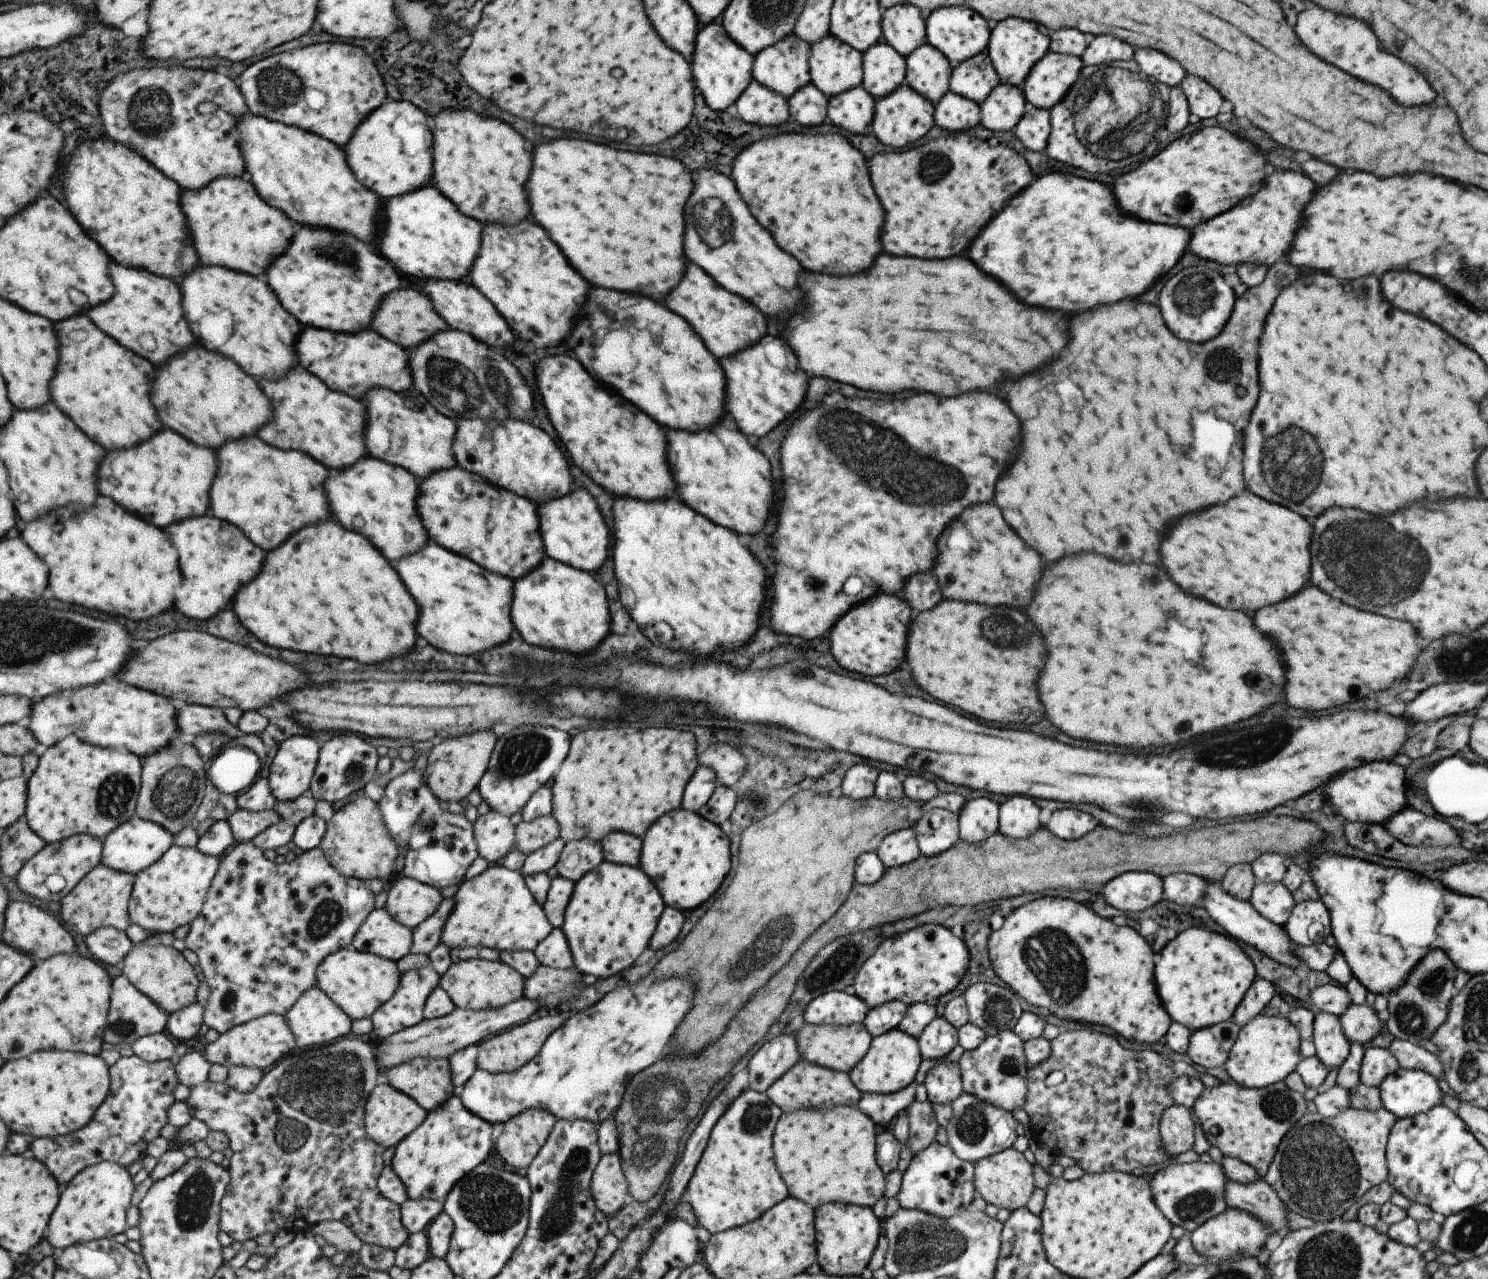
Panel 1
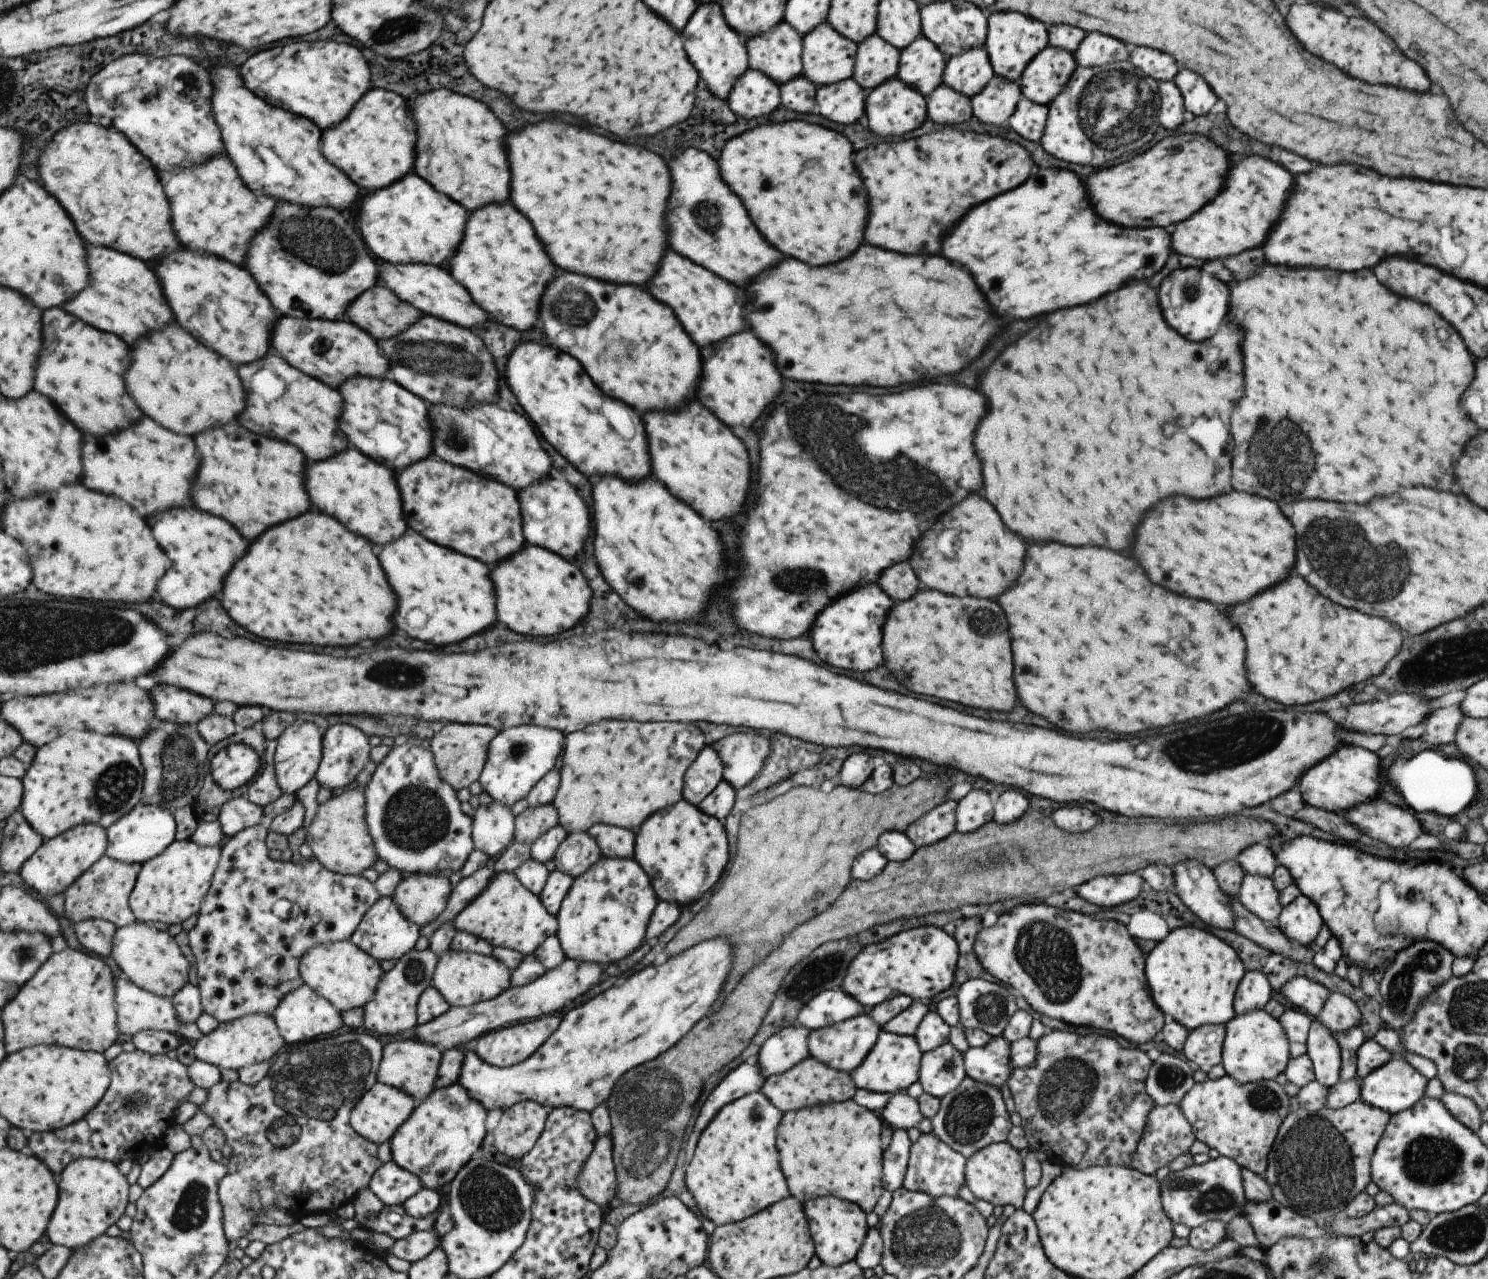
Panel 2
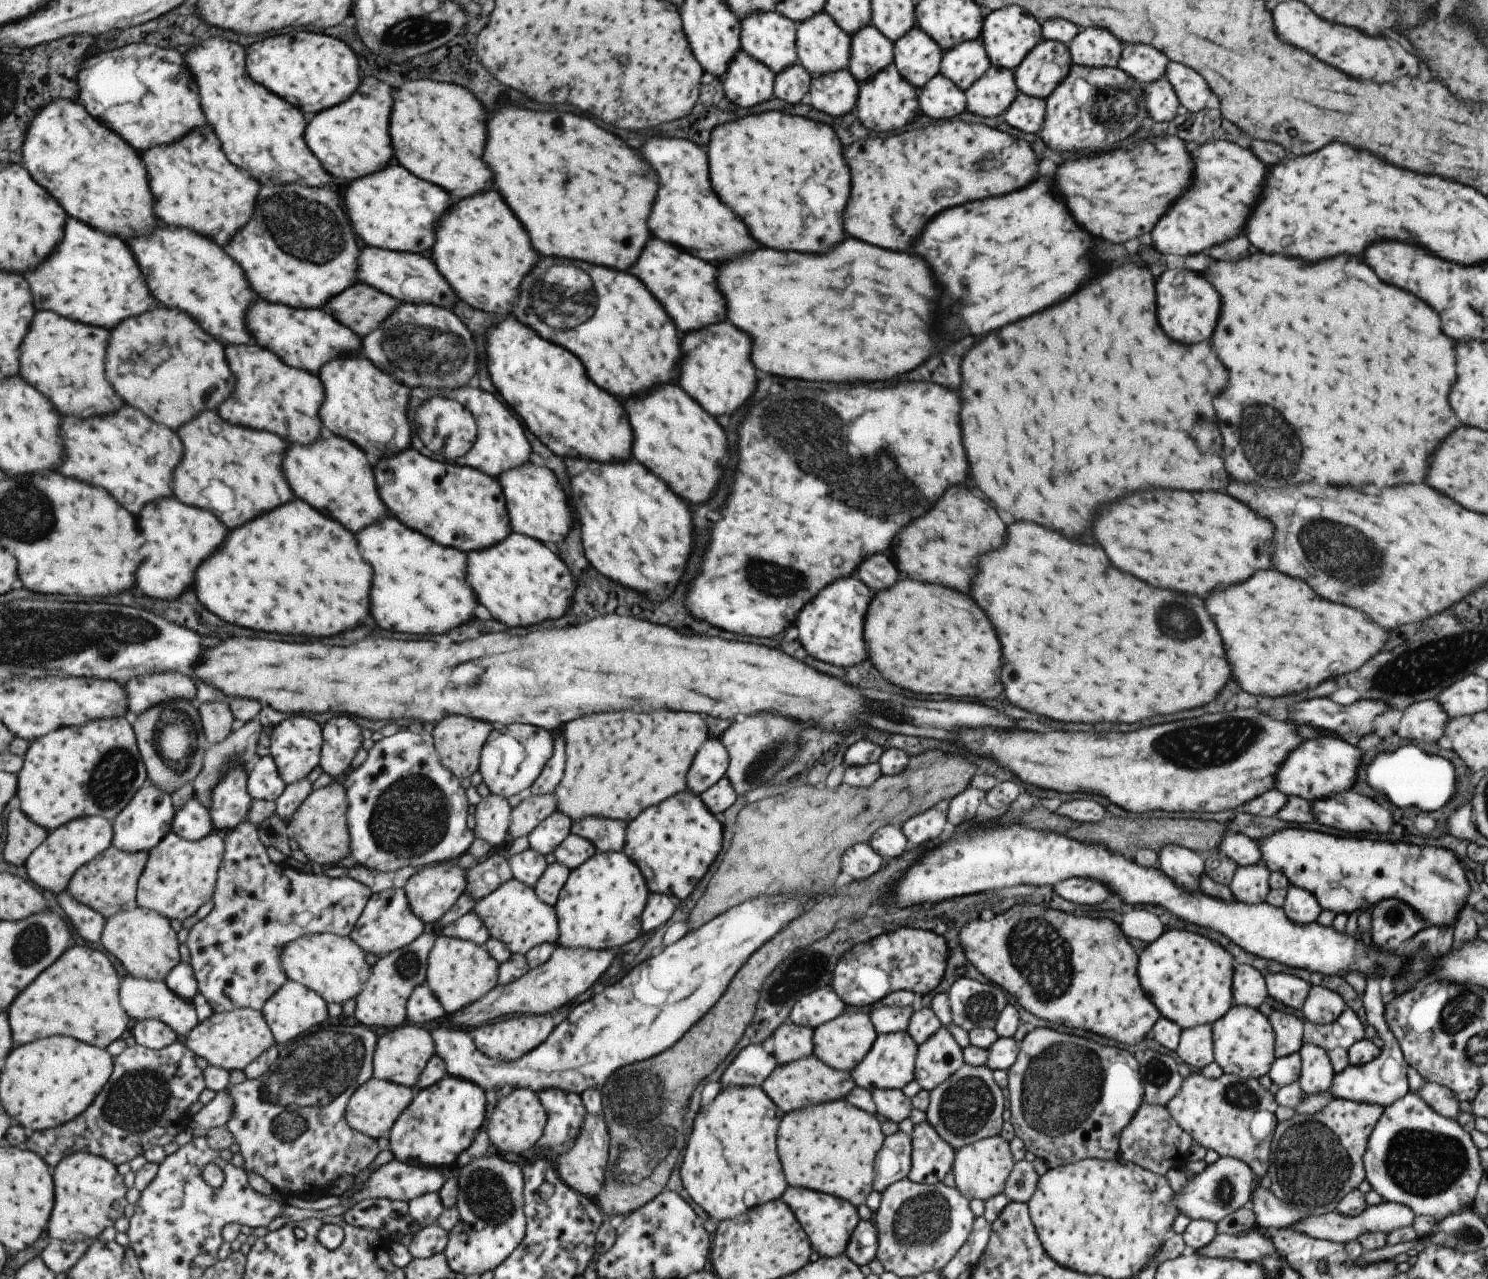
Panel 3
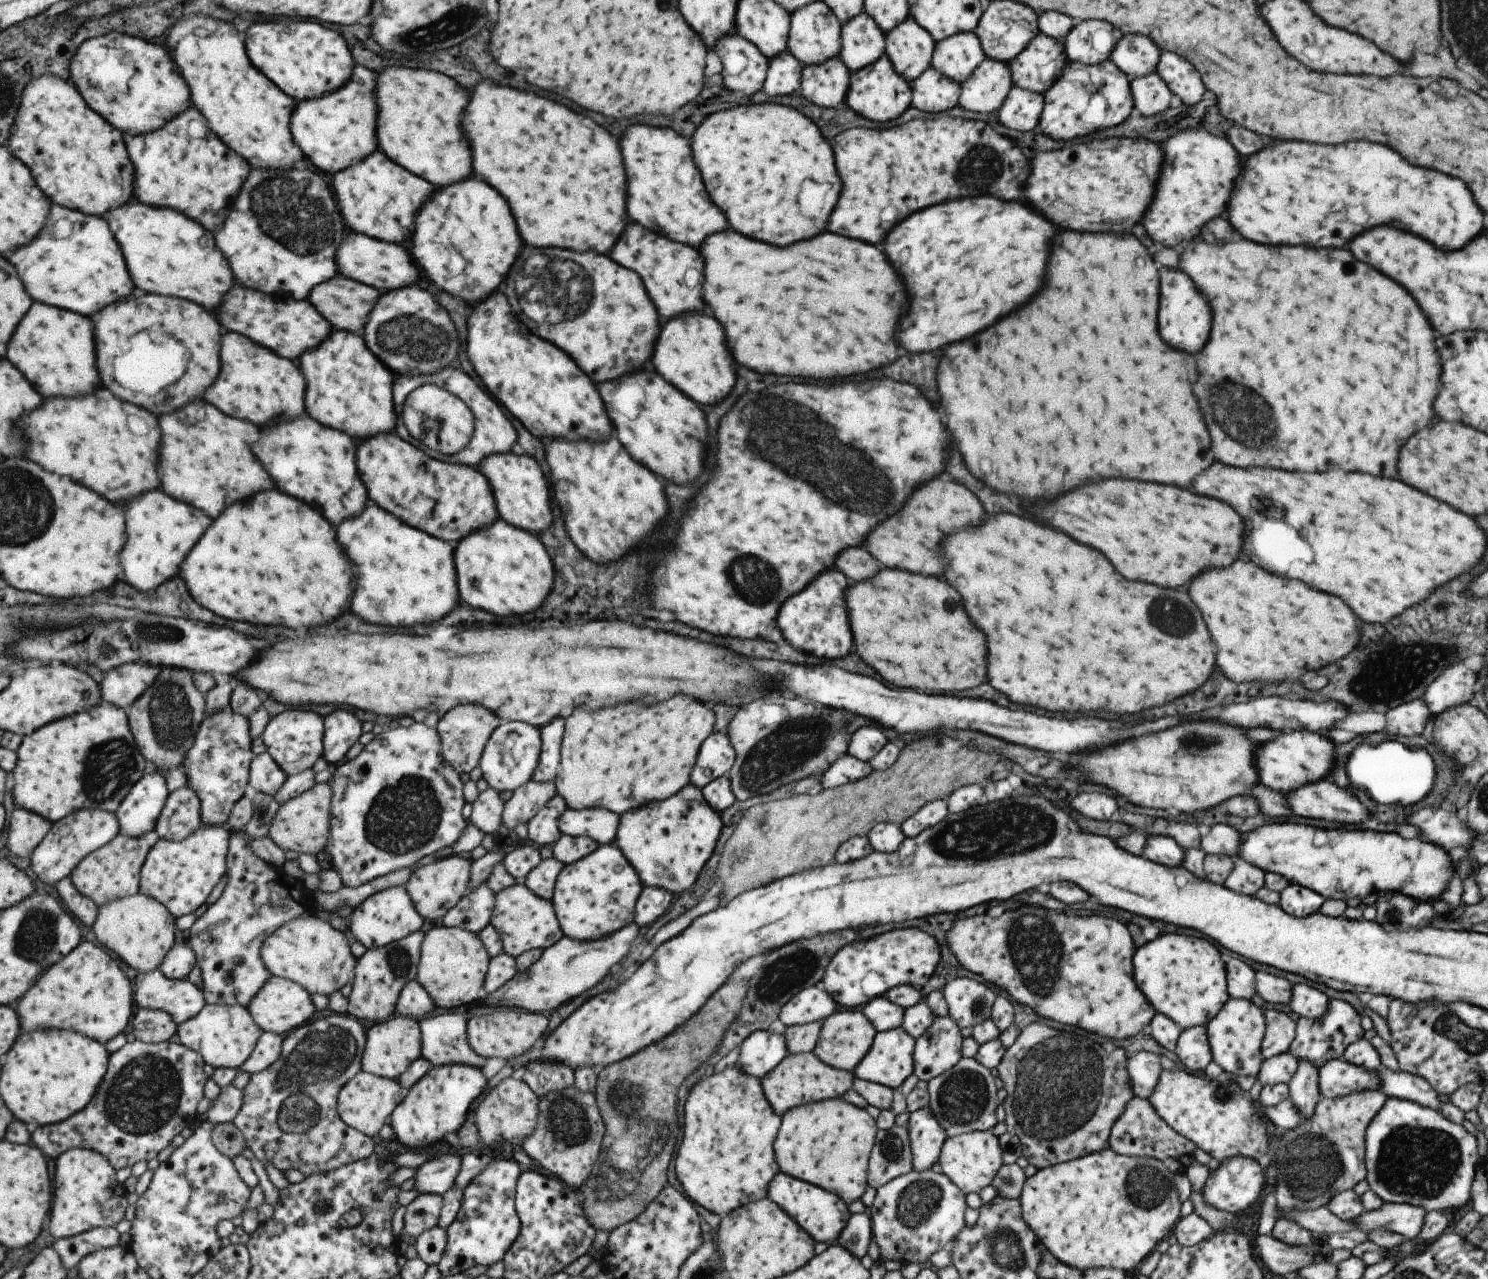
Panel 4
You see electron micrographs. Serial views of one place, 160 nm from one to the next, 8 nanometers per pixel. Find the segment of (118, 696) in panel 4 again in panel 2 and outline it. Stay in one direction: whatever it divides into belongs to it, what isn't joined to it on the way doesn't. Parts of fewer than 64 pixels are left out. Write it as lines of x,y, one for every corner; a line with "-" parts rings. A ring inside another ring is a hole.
157,686
153,690
153,700
157,704
157,716
177,724
197,724
215,710
213,700
175,686

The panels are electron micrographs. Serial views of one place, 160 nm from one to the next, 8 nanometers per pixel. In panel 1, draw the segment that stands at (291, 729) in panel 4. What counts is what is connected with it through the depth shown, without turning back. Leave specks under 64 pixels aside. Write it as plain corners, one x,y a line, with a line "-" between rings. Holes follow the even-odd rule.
294,736
278,749
268,779
277,802
309,793
320,760
321,744
311,736

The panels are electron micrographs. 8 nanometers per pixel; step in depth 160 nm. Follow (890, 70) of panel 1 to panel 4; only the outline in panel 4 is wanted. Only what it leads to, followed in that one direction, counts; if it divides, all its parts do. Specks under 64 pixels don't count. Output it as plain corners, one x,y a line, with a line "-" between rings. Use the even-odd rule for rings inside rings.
864,12
840,25
838,58
851,73
873,64
885,48
884,32

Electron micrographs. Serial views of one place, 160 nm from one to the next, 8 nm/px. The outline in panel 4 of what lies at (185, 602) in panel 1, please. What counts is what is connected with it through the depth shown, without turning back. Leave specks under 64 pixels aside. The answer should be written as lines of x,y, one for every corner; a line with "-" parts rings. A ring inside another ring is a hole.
153,490
133,500
133,518
127,522
129,544
121,554
127,582
149,592
179,574
187,554
207,532
213,520
199,508
171,498
163,490

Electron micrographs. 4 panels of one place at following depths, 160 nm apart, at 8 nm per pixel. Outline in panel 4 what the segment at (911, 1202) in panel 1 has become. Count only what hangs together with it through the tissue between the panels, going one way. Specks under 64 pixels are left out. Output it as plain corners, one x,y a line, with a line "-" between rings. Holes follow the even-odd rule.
927,1107
909,1113
906,1129
912,1170
918,1173
928,1171
938,1162
940,1148
945,1139
943,1129

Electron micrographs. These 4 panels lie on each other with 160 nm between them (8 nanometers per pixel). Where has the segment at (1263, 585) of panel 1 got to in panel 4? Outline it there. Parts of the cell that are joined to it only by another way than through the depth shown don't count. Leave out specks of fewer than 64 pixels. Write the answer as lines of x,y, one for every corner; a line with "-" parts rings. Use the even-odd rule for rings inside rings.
1101,480
1101,484
1081,486
1051,504
1035,506
1035,512
1073,540
1099,550
1123,578
1151,582
1163,588
1187,586
1205,568
1229,566
1229,562
1235,562
1239,556
1243,544
1241,518
1229,506
1175,486
1135,480

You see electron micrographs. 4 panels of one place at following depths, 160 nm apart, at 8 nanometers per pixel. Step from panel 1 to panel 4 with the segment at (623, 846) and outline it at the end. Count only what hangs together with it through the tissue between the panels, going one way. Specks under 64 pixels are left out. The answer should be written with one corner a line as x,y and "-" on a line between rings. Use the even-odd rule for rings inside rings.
566,808
558,819
562,835
589,837
598,845
611,845
616,837
619,816
602,808

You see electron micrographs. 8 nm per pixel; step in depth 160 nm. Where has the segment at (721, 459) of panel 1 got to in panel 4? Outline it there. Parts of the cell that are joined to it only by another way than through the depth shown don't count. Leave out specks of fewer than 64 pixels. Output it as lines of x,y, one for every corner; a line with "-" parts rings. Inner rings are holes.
641,370
615,382
599,384
597,392
605,402
615,436
635,462
679,486
701,474
705,454
703,438
707,436
707,426
703,412
691,398
669,386
653,370

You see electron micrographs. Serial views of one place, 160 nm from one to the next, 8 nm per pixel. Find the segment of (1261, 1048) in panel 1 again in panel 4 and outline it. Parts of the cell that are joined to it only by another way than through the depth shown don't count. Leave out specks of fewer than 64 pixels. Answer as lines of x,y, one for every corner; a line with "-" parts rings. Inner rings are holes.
1227,999
1206,1024
1206,1035
1212,1060
1229,1076
1256,1076
1263,1058
1260,1044
1264,1035
1264,1014
1250,1000

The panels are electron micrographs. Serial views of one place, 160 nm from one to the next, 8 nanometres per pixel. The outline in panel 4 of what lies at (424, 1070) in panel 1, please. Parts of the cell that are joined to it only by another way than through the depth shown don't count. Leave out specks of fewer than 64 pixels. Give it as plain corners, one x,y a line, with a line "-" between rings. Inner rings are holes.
396,1015
382,1023
376,1023
368,1030
366,1053
362,1060
362,1070
380,1077
399,1080
409,1067
423,1056
423,1033
419,1019

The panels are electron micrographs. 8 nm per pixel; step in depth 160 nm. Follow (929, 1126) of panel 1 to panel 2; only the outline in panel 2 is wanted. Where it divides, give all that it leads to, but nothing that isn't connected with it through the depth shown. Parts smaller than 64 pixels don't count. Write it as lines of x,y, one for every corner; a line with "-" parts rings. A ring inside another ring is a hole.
889,1092
889,1100
881,1106
879,1114
883,1124
896,1129
916,1128
922,1120
918,1101
899,1092

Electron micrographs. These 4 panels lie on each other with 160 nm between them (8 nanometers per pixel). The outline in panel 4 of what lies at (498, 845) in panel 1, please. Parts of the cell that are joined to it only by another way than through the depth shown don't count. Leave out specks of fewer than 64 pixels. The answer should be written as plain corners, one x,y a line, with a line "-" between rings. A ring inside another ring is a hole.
488,786
471,803
470,823
483,834
491,835
491,832
497,832
497,828
501,824
503,807
499,794

